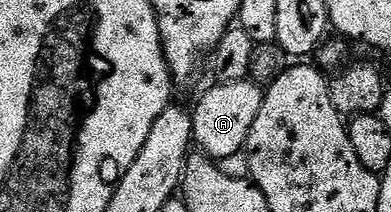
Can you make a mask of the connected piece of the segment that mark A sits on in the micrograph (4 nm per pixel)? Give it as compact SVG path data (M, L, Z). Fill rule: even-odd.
M250 79L228 83L227 85L214 83L211 86L211 89L199 99L198 106L193 106L192 109L194 114L194 140L197 148L202 148L199 150L205 156L211 159L221 159L228 155L236 155L245 150L248 131L252 131L252 123L256 123L256 115L260 115L264 89L261 84L255 83Z

